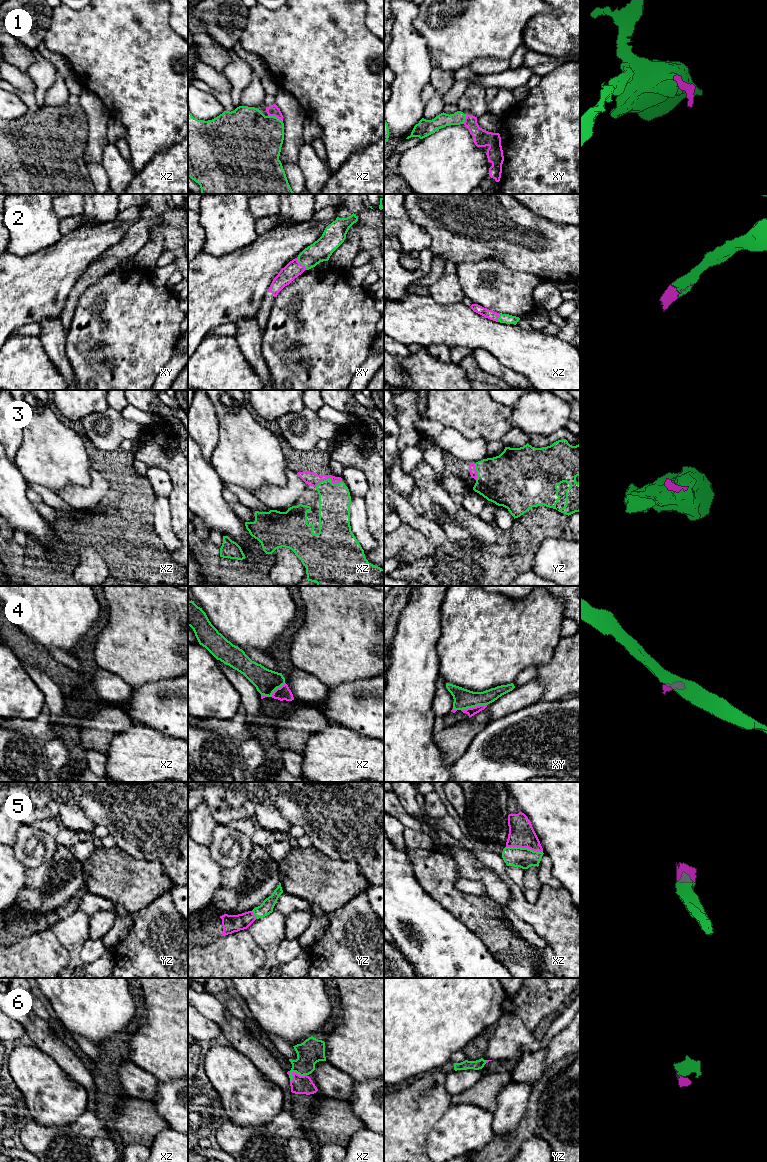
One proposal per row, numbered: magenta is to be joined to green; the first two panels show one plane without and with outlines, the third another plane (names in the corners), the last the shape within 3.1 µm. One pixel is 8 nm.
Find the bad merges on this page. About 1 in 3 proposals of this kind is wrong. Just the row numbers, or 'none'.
4

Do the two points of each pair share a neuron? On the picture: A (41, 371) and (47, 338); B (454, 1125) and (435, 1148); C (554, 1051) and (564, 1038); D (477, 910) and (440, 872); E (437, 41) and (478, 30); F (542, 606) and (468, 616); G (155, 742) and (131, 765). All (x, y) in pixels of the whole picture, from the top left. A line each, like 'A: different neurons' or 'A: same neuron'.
A: different neurons
B: same neuron
C: same neuron
D: same neuron
E: same neuron
F: same neuron
G: same neuron

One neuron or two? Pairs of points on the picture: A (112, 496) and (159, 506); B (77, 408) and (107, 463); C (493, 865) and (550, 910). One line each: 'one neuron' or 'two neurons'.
A: two neurons
B: two neurons
C: one neuron

